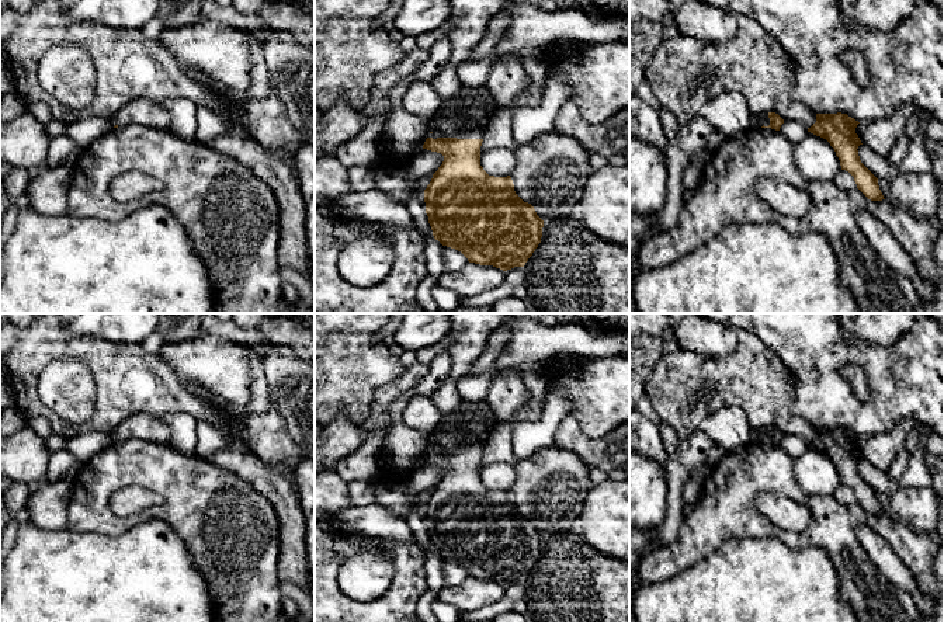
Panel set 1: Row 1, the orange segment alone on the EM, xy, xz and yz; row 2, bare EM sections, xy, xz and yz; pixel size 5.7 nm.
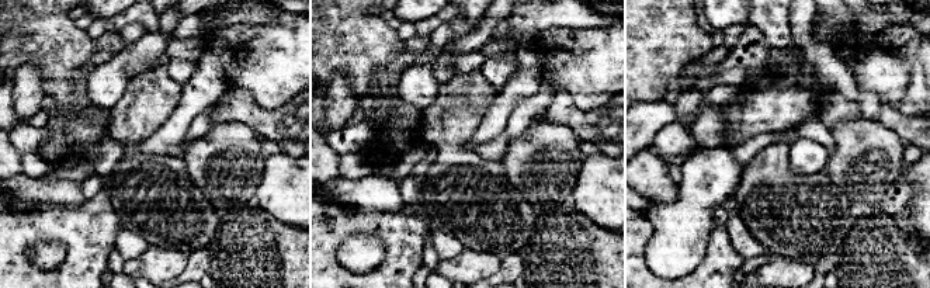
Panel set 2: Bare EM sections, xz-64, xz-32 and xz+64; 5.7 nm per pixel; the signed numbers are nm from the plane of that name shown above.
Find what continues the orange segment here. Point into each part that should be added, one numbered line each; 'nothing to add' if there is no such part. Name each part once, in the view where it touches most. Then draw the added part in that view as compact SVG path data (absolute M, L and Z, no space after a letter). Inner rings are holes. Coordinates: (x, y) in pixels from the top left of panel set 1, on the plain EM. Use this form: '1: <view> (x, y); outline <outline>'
1: xz (468, 445); outline M465 439L454 452L457 454L483 454L486 442L483 439Z

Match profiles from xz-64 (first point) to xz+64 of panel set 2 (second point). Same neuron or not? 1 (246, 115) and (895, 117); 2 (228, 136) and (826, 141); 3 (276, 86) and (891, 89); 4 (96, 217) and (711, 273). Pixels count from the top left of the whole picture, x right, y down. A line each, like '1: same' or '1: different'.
1: same
2: different
3: different
4: same

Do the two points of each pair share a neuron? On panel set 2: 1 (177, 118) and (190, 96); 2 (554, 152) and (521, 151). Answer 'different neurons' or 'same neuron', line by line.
1: same neuron
2: same neuron

